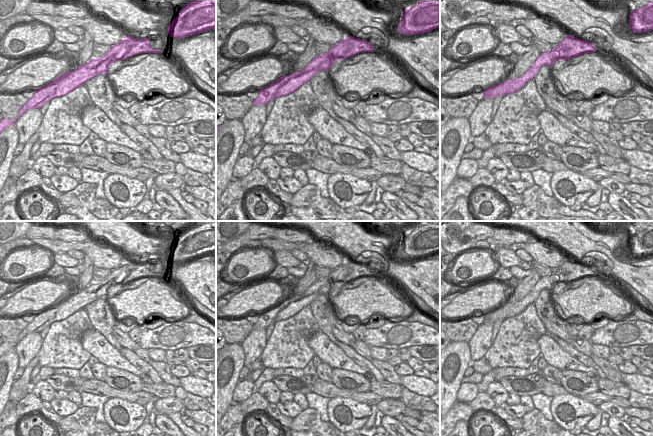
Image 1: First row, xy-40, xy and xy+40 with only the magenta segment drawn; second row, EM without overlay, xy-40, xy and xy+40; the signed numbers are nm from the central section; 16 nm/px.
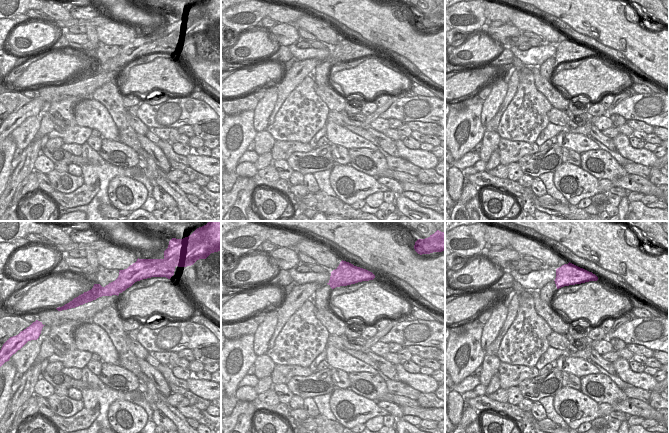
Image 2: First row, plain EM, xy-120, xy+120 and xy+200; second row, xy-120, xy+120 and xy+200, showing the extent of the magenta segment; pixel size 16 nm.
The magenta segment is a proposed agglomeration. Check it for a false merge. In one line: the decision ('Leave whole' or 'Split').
Split

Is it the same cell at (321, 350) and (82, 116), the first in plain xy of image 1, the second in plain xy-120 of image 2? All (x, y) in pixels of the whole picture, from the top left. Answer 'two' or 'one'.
one

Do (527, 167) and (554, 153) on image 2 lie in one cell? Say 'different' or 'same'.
same

